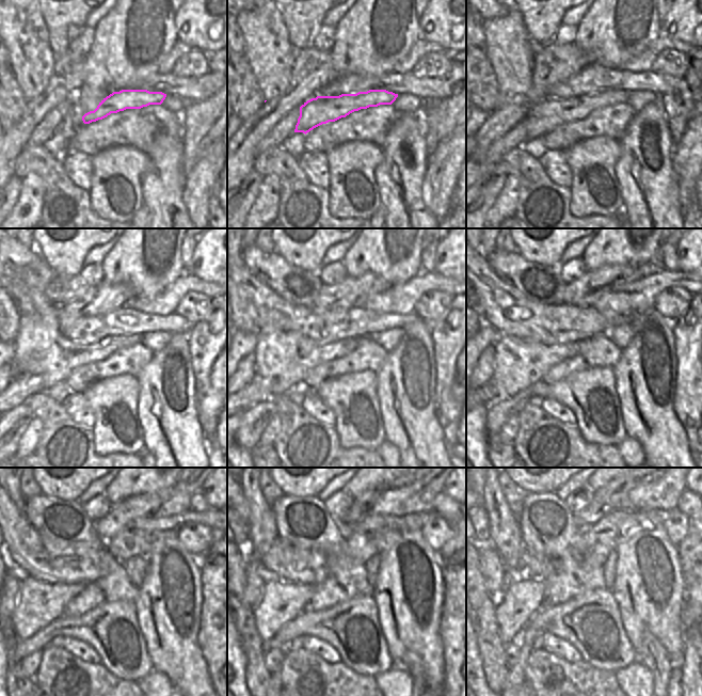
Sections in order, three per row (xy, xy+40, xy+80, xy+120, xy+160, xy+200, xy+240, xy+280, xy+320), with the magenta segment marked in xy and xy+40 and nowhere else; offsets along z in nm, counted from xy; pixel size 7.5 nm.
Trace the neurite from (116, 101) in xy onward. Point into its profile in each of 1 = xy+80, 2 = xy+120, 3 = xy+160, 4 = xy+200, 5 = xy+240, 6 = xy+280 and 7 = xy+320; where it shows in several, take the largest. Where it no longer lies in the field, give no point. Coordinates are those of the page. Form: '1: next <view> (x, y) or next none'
1: next xy+80 (542, 116)
2: next xy+120 (53, 360)
3: next xy+160 (284, 363)
4: next xy+200 (517, 364)
5: next xy+240 (40, 603)
6: next xy+280 (281, 601)
7: next xy+320 (520, 600)

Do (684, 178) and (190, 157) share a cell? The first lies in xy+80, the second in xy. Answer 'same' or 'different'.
different

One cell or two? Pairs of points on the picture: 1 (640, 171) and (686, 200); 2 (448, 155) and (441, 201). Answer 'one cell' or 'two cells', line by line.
1: two cells
2: one cell

